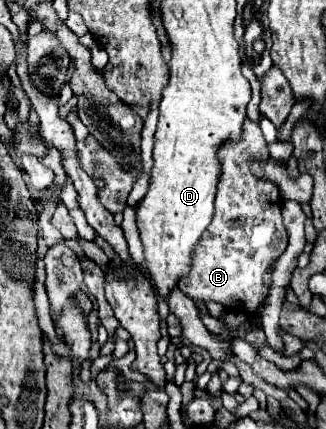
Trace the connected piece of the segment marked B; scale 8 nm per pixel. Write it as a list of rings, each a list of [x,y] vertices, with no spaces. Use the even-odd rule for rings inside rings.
[[[249,118],[245,120],[245,136],[239,140],[239,144],[225,144],[219,150],[219,158],[223,162],[223,174],[217,186],[217,198],[215,198],[215,214],[211,224],[207,226],[205,234],[201,236],[199,244],[195,246],[195,252],[191,254],[191,266],[185,276],[179,280],[179,290],[187,296],[191,296],[197,302],[213,300],[223,304],[231,310],[245,310],[247,314],[257,314],[263,306],[263,300],[267,296],[267,288],[263,284],[265,270],[285,252],[287,248],[287,230],[281,222],[281,194],[271,182],[263,182],[251,174],[251,162],[253,160],[267,160],[267,142],[261,134],[261,128],[253,124]]]

